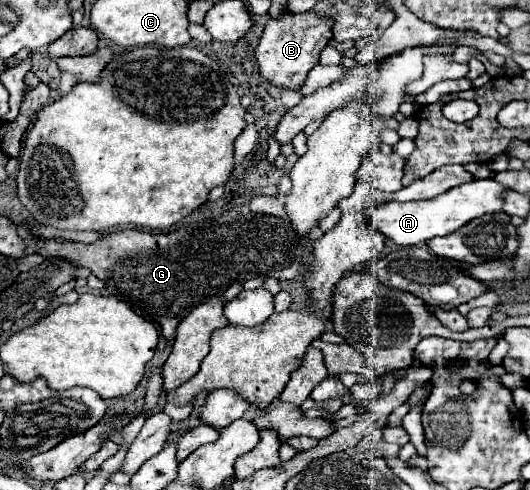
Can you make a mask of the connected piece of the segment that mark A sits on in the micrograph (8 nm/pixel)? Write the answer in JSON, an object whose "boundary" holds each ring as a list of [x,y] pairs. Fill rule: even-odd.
{"boundary":[[[475,179],[471,183],[453,187],[433,199],[409,201],[409,203],[393,201],[393,203],[373,205],[373,209],[367,209],[367,217],[369,217],[369,225],[373,225],[373,229],[377,229],[381,235],[389,237],[391,241],[395,241],[401,247],[411,247],[411,245],[425,243],[437,235],[439,237],[449,235],[475,217],[501,211],[503,209],[503,197],[501,197],[503,191],[505,191],[505,187],[493,179]]]}

